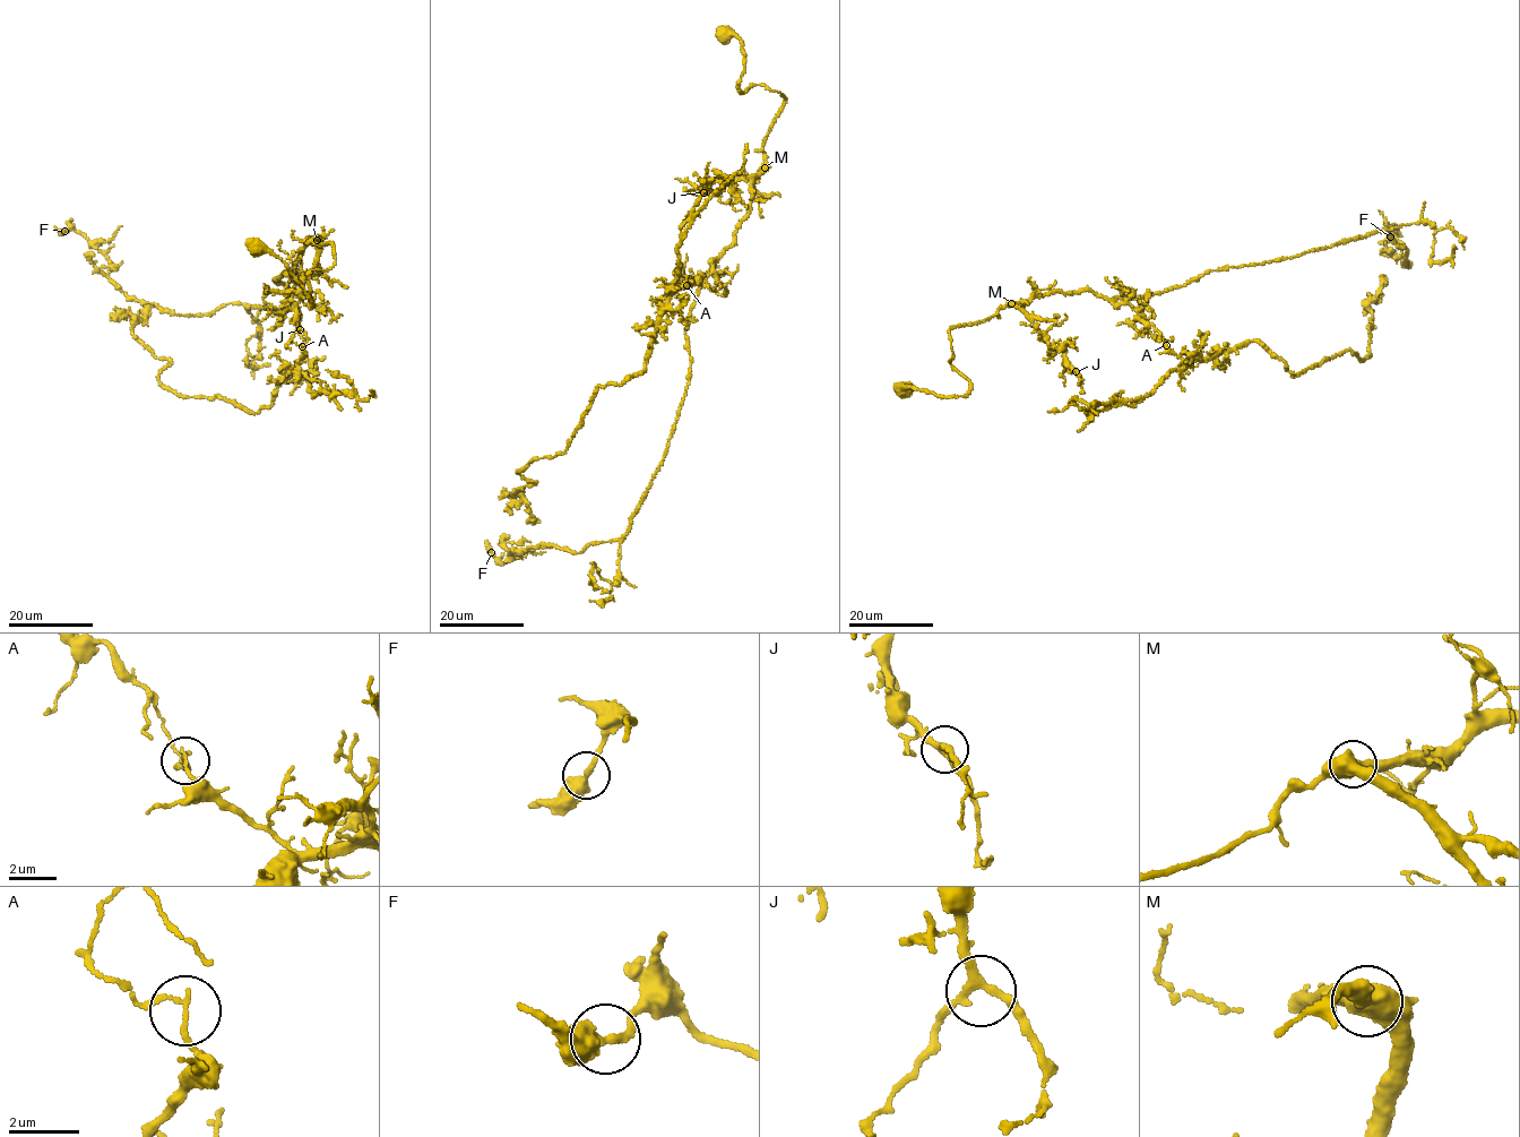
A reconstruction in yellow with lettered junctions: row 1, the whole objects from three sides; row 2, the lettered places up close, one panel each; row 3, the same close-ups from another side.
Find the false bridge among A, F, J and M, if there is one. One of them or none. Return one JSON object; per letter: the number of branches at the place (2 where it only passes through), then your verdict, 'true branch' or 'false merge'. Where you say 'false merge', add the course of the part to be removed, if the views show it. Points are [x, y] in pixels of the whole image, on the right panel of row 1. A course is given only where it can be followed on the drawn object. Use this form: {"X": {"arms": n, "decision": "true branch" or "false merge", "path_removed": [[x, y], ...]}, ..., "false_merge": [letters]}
{"A": {"arms": 2, "decision": "false merge", "path_removed": [[1166, 345], [1185, 361], [1258, 341], [1293, 377], [1350, 351], [1362, 361], [1373, 327], [1367, 304], [1385, 276]]}, "F": {"arms": 2, "decision": "true branch"}, "J": {"arms": 3, "decision": "true branch"}, "M": {"arms": 2, "decision": "true branch"}, "false_merge": ["A"]}

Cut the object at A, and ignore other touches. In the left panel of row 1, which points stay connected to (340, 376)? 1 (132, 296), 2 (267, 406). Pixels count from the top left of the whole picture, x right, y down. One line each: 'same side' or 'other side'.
1: other side
2: same side

